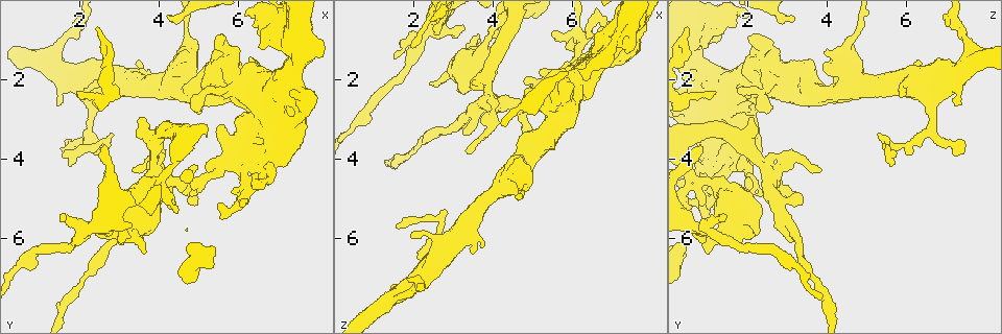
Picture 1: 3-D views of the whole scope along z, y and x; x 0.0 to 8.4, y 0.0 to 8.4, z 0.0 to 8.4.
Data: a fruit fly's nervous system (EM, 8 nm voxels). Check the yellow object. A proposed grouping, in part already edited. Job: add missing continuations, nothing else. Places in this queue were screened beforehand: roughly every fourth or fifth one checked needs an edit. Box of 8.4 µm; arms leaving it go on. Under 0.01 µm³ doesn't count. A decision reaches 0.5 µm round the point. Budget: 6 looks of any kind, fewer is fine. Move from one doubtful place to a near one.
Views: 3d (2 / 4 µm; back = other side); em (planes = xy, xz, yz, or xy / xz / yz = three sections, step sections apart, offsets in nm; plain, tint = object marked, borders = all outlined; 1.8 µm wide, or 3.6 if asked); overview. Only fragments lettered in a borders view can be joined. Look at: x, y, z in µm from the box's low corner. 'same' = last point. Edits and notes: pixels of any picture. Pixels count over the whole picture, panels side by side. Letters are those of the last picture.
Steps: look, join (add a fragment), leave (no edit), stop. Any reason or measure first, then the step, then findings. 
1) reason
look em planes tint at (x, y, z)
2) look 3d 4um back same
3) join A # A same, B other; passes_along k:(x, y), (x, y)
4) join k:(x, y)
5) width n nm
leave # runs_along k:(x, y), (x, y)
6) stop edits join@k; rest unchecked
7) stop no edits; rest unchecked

calibre changes
look 3d 4um at (5.05, 4.60, 2.05)

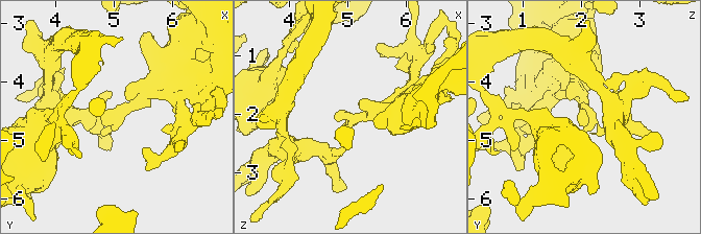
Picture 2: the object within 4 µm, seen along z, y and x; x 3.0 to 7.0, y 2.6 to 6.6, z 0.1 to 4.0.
look em planes borders at (5.05, 4.55, 2.10)

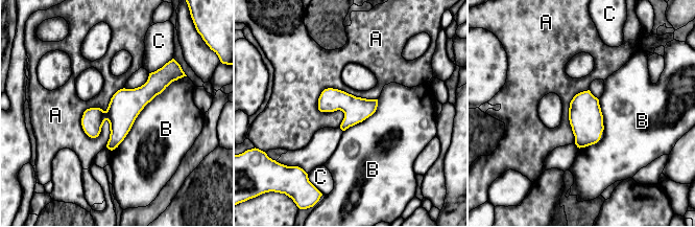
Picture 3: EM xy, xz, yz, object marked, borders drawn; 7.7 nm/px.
width 200 nm
leave # A other, B other, C other; border 3:(123, 87), (105, 146); none of them fits

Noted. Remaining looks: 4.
look 3d 4um at (7.25, 2.65, 0.95)

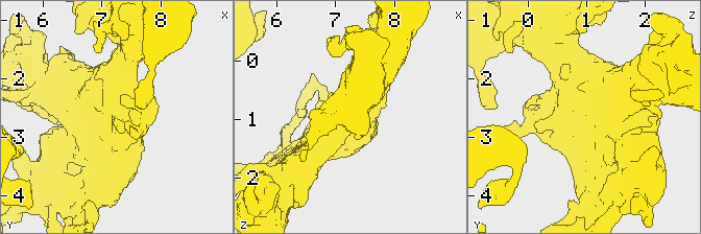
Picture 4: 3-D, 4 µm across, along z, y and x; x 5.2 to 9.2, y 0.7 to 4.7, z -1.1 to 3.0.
look em 3.6um xz step 8 tint at (7.30, 2.60, 0.95)

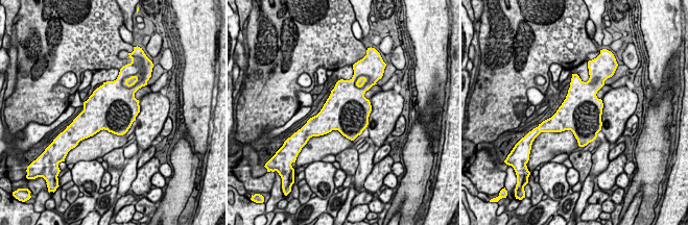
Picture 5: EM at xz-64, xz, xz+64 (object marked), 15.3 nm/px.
look em 3.6um xz step 8 borders same

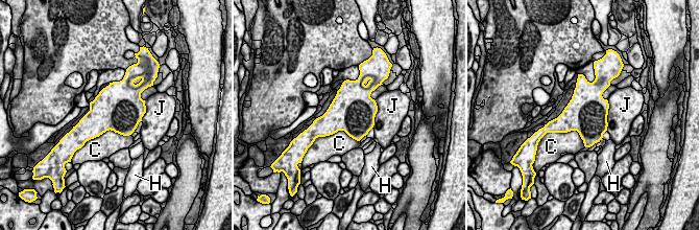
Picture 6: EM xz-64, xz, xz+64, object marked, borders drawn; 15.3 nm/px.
longest_contact C 650 nm
leave # C other, H other, J other; border 6:(130, 134), (106, 130), (89, 140); no lettered fragment goes on from it

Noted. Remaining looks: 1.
stop no edits; rest unchecked

